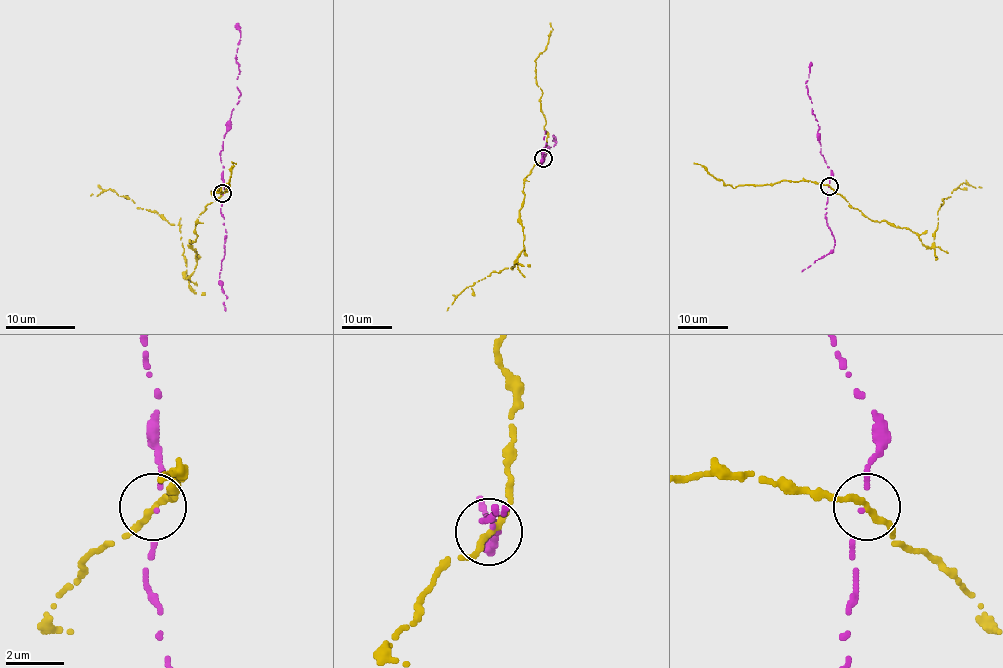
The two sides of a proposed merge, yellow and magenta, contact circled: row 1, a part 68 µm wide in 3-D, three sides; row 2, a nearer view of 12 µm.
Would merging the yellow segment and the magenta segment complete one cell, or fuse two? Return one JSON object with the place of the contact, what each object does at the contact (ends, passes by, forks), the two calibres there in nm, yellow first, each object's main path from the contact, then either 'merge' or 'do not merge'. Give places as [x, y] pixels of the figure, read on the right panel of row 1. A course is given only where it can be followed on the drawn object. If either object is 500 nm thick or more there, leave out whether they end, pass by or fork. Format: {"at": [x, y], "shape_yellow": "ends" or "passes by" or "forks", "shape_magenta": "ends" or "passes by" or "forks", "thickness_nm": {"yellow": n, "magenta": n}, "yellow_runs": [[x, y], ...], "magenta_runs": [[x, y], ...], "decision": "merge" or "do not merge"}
{"at": [829, 186], "shape_yellow": "passes by", "shape_magenta": "passes by", "thickness_nm": {"yellow": 220, "magenta": 70}, "yellow_runs": [[830, 186], [873, 221], [909, 228], [931, 247], [943, 199], [965, 183], [981, 188]], "magenta_runs": [[828, 186], [831, 170], [821, 154], [818, 126], [807, 93], [806, 82], [811, 61]], "decision": "do not merge"}

